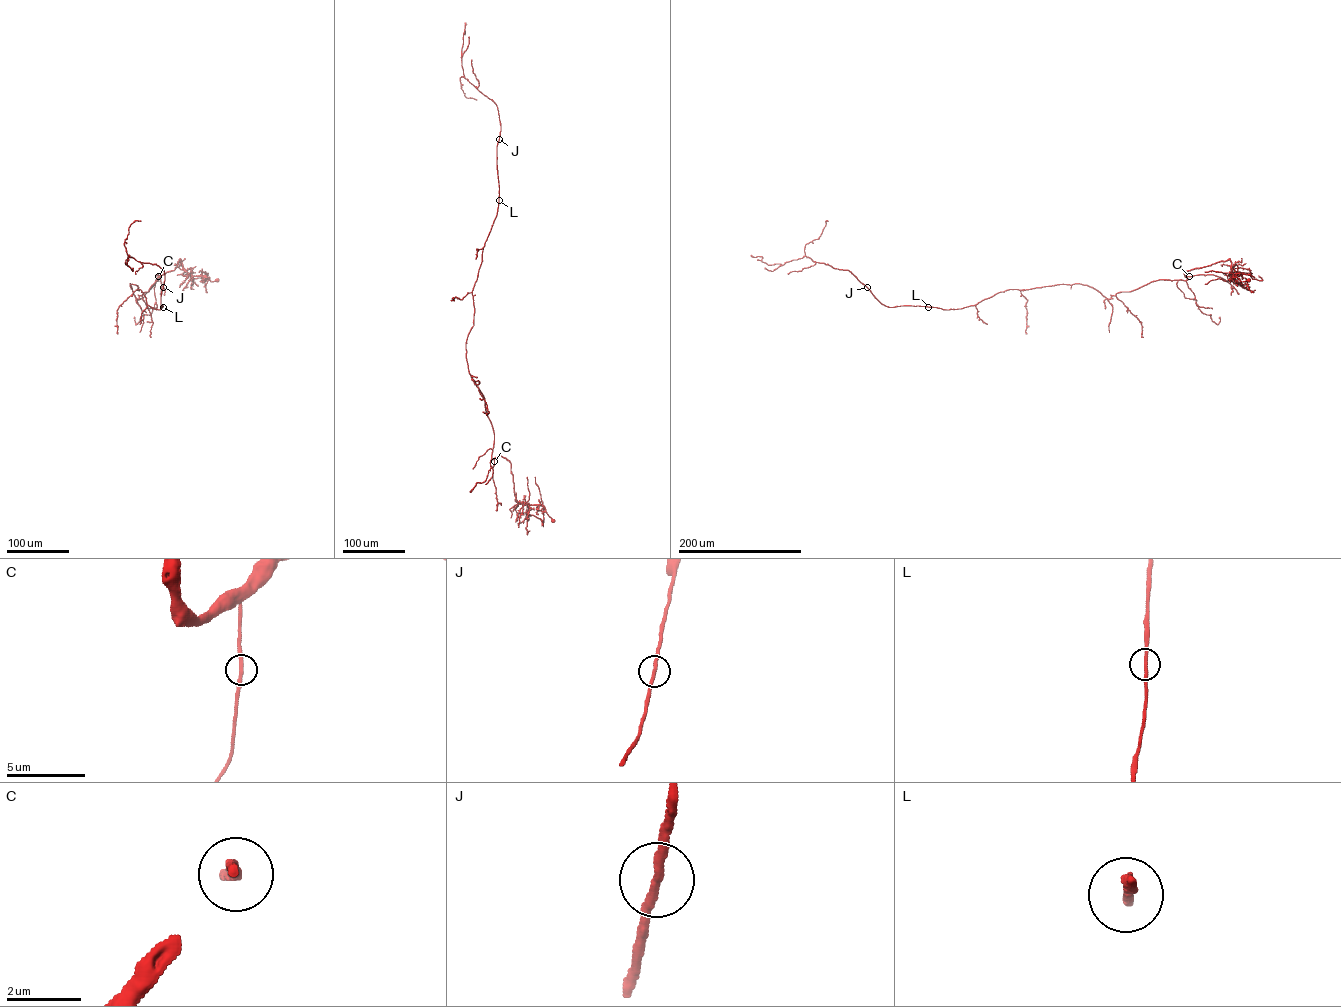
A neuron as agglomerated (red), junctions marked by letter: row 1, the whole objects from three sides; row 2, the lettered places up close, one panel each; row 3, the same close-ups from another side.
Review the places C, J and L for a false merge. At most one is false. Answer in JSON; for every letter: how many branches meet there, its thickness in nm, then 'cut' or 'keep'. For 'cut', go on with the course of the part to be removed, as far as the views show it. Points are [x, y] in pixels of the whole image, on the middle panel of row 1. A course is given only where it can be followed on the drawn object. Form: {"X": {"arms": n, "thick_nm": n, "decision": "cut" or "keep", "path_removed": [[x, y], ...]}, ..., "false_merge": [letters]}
{"C": {"arms": 2, "thick_nm": 240, "decision": "keep"}, "J": {"arms": 2, "thick_nm": 280, "decision": "keep"}, "L": {"arms": 2, "thick_nm": 240, "decision": "keep"}, "false_merge": []}

